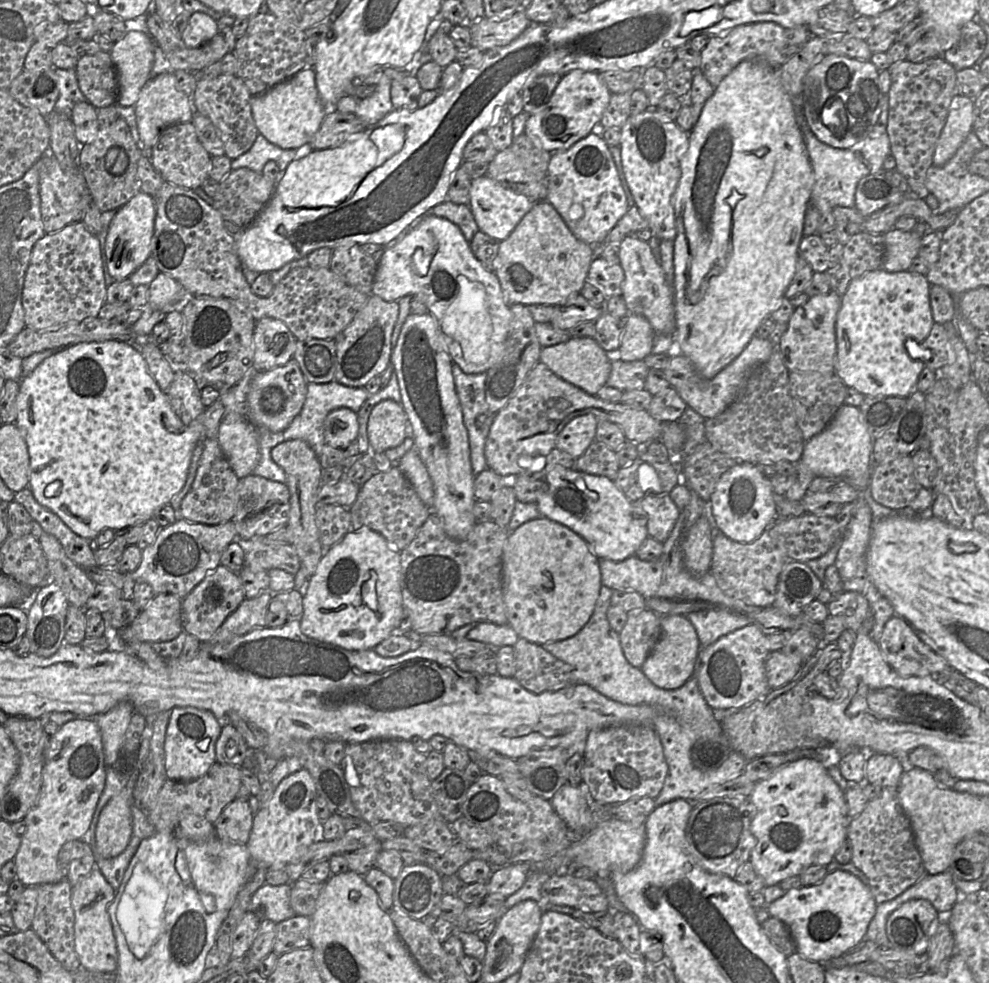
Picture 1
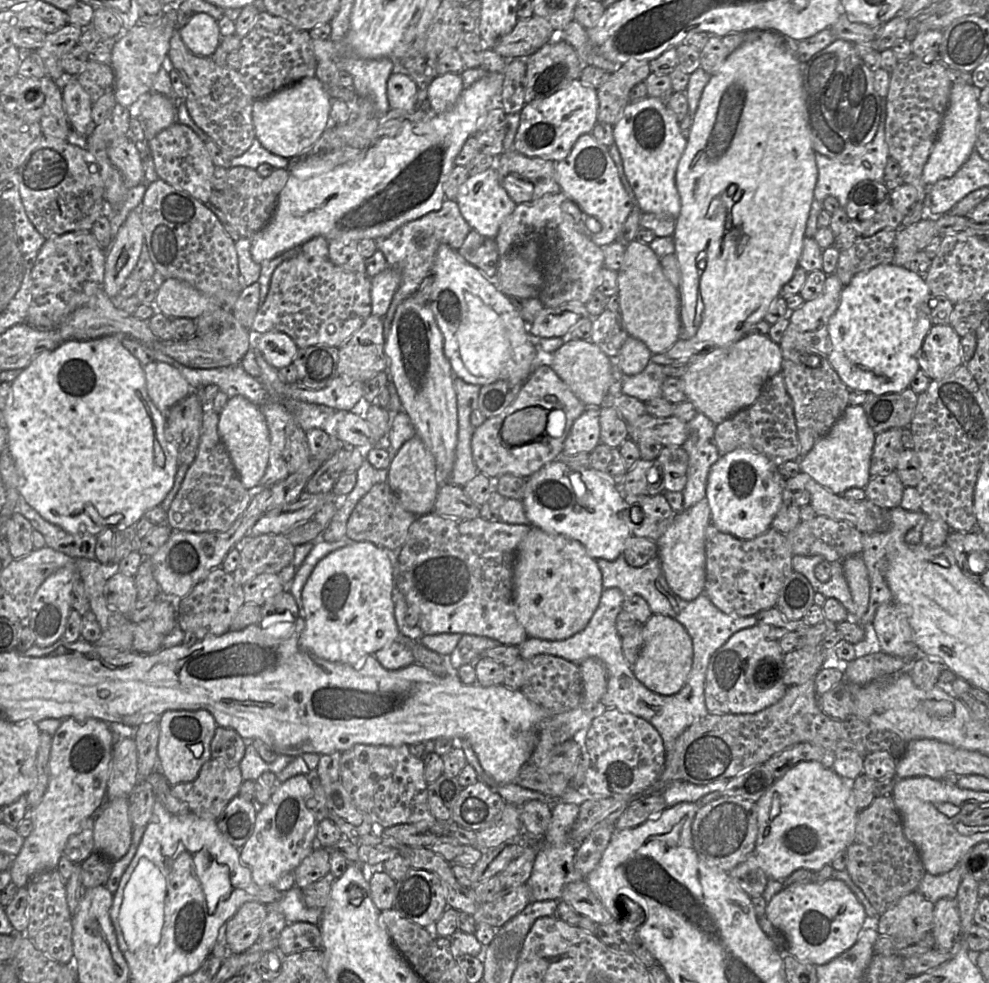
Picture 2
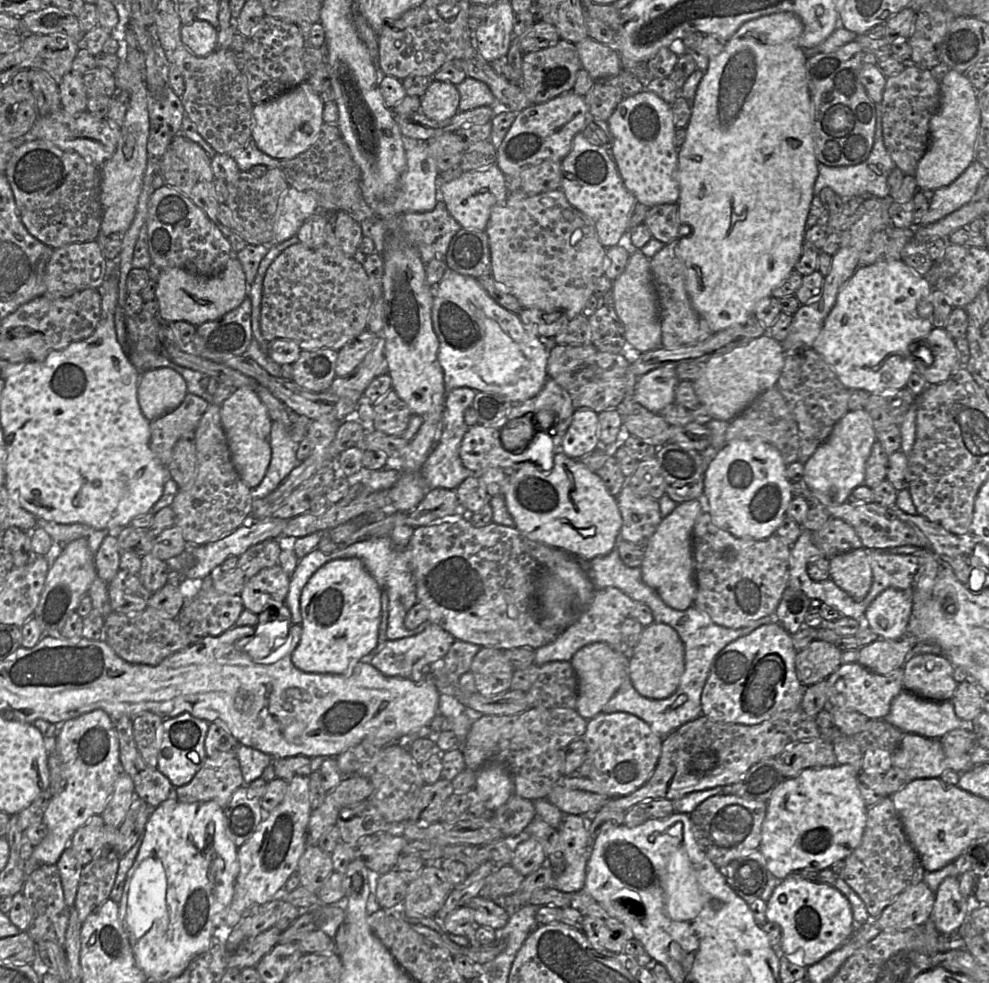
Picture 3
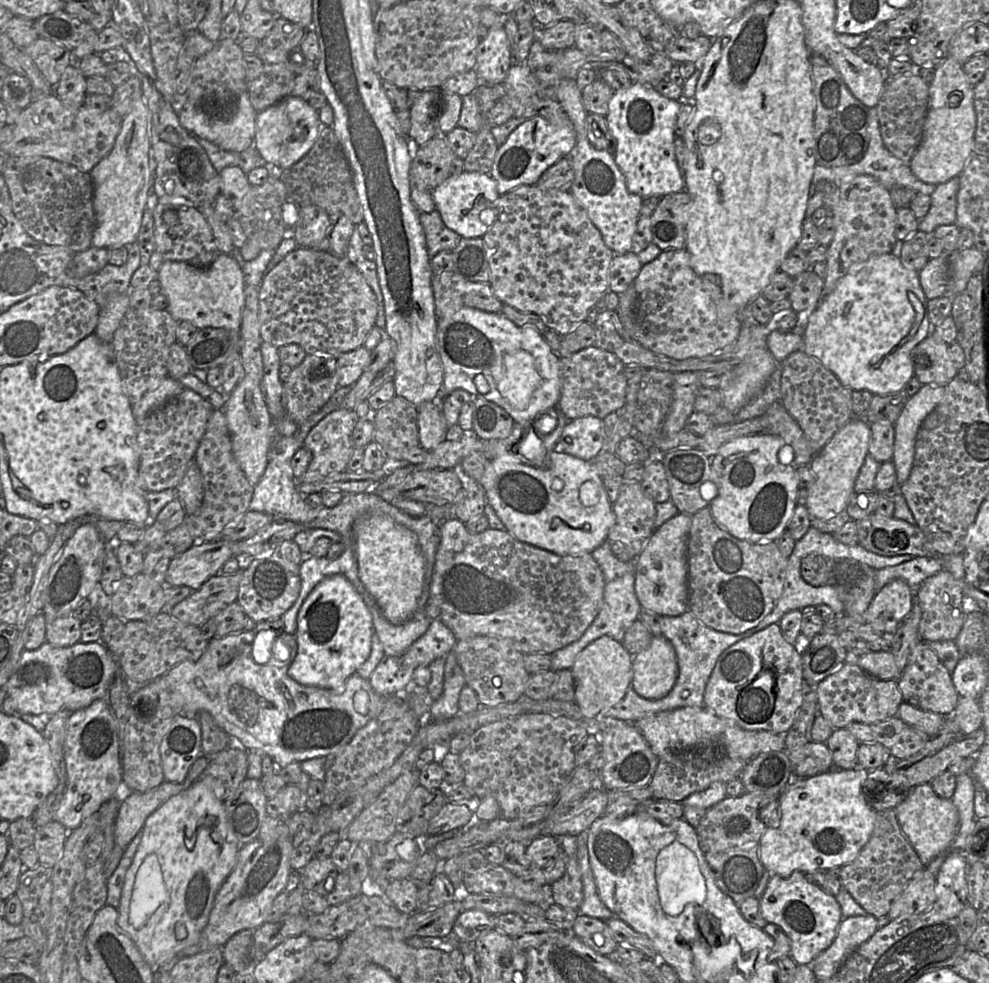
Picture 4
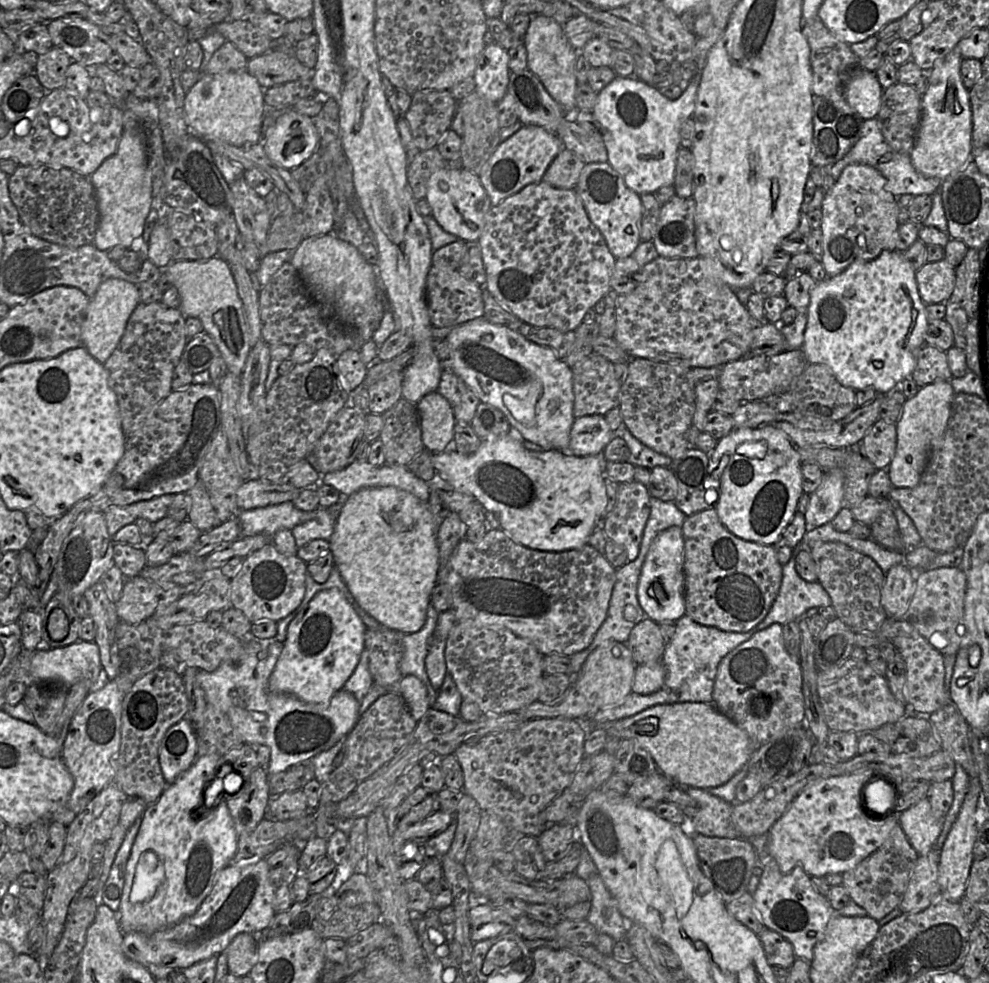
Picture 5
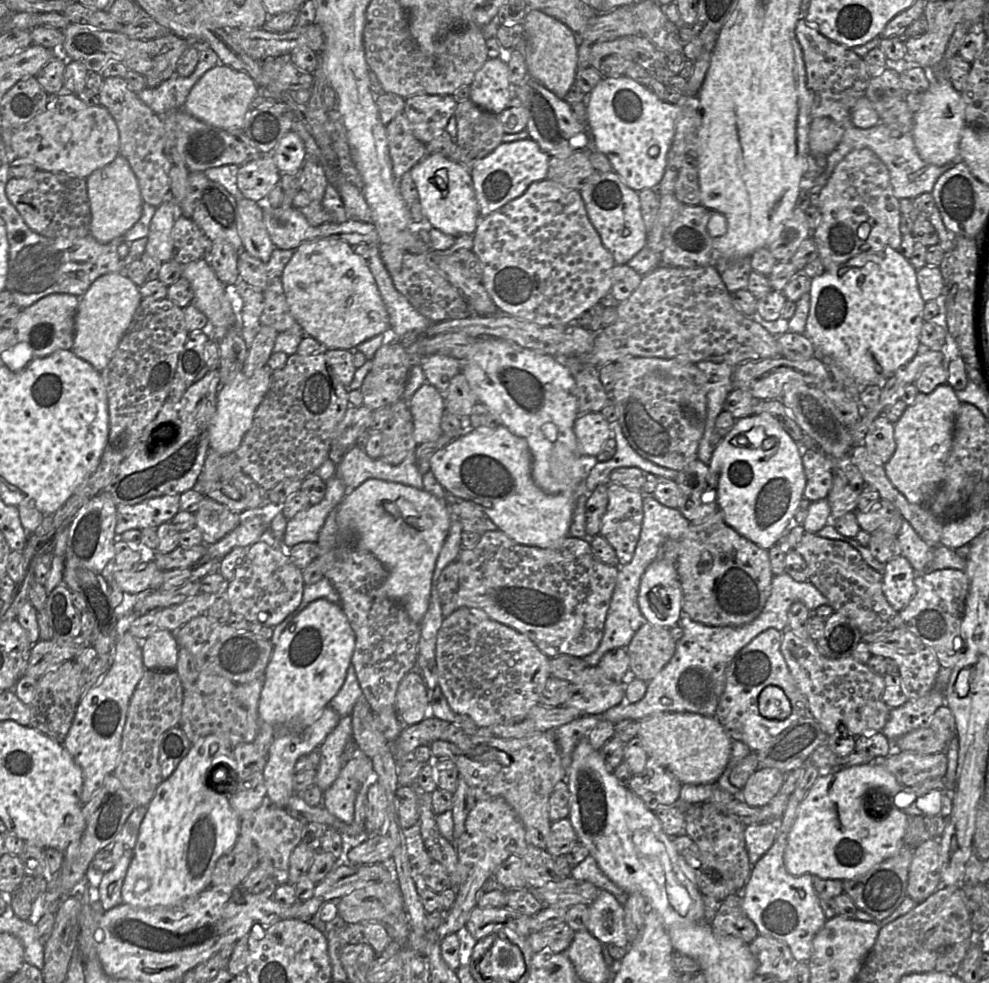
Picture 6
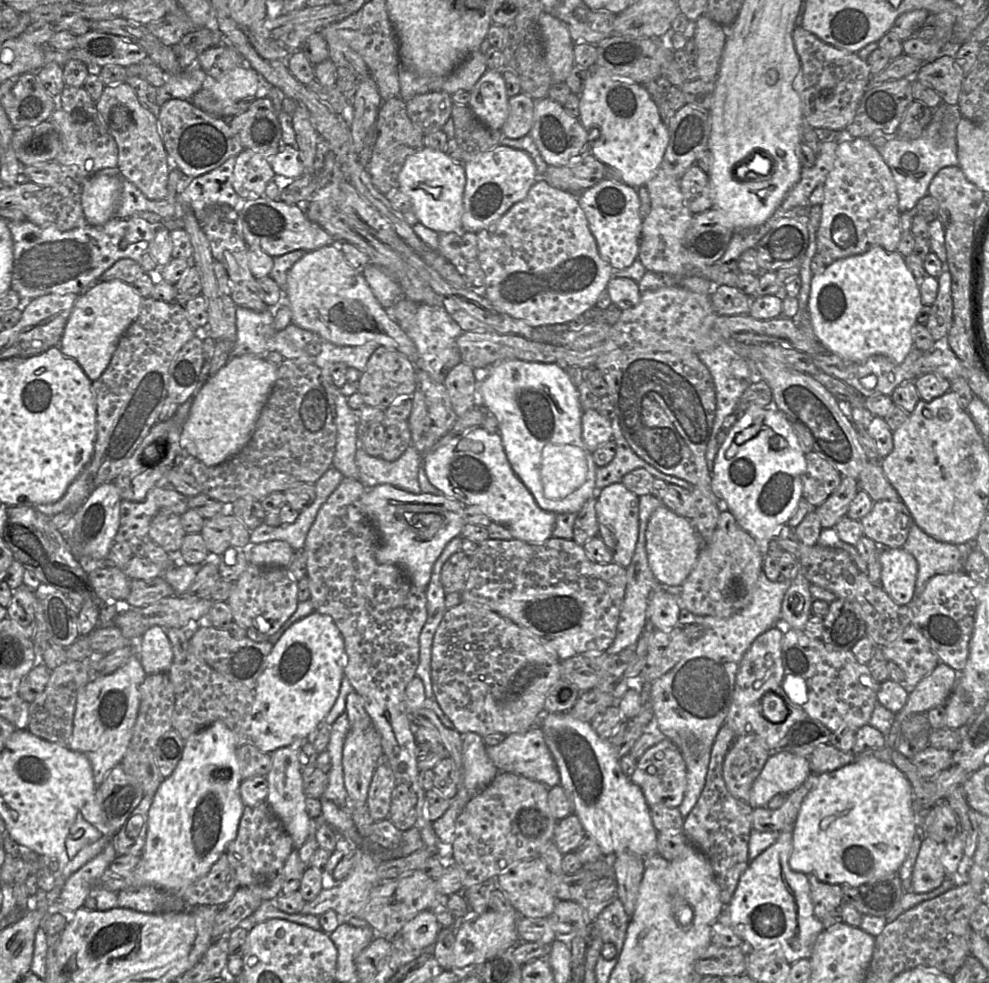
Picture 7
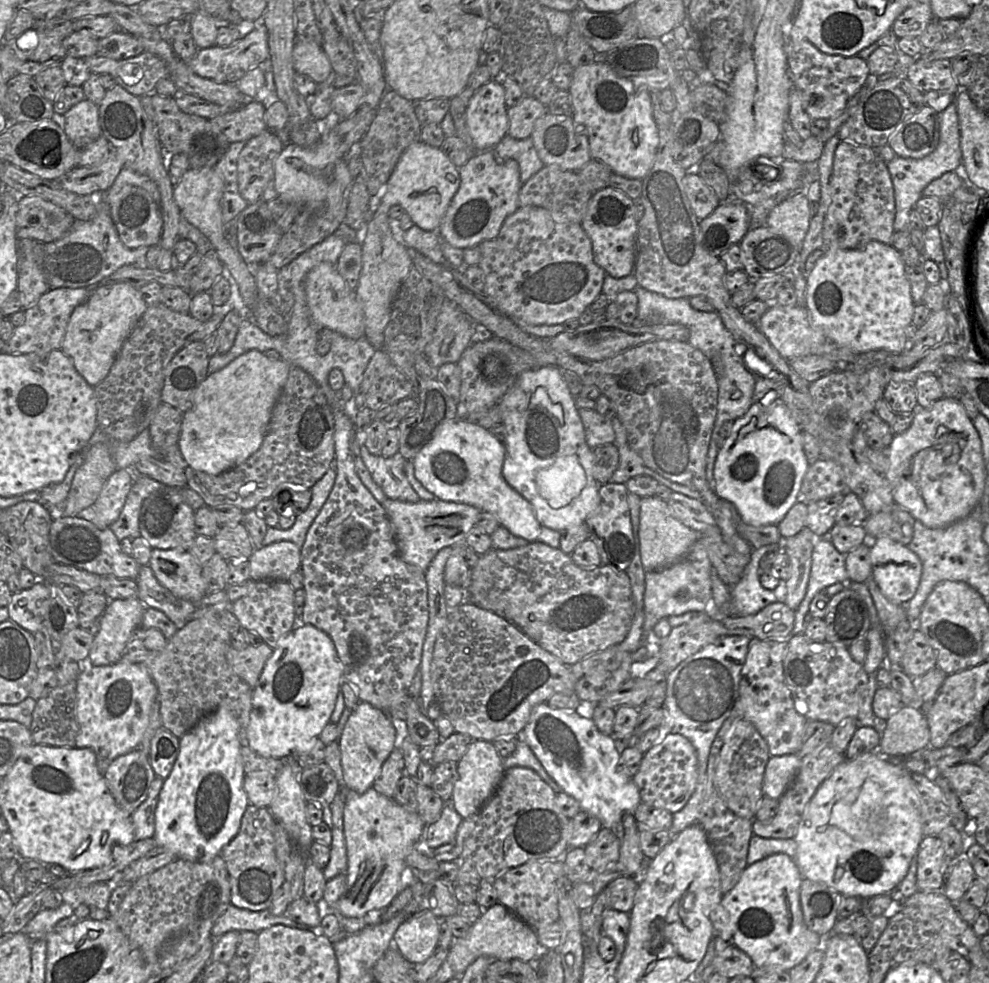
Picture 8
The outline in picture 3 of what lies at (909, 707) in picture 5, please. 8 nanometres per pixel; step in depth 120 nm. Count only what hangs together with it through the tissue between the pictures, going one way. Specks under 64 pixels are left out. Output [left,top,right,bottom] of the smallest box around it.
[903,654,958,701]

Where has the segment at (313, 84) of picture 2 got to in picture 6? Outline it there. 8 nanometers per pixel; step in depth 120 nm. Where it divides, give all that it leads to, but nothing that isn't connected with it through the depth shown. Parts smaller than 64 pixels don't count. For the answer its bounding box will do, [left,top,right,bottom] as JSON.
[271,131,307,173]

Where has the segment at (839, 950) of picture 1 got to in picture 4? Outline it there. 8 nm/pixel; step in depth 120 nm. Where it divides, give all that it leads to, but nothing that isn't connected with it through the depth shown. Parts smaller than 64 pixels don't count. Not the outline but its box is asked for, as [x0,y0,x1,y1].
[759,871,843,965]

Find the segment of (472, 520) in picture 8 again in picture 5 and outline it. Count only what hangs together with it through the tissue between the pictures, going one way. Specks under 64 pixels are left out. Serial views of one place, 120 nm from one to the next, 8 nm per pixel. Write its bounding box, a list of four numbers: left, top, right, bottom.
[329,486,441,634]

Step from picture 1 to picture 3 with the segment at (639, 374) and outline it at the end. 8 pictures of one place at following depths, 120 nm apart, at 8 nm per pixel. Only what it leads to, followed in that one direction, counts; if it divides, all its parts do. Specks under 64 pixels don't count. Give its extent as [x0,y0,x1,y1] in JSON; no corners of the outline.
[634,366,679,414]

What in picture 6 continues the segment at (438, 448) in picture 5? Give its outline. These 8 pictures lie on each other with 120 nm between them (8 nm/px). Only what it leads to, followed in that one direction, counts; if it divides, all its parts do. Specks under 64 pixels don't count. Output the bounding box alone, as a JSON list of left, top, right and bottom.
[409,383,446,446]

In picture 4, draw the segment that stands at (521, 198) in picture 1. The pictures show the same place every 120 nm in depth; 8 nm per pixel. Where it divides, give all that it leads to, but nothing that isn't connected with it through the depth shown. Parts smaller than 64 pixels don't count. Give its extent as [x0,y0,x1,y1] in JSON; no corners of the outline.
[431,171,501,238]

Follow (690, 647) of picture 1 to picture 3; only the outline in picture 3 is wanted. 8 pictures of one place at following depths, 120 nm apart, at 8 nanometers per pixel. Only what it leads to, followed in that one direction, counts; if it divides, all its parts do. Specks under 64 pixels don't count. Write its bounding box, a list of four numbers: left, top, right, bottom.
[628,622,684,699]

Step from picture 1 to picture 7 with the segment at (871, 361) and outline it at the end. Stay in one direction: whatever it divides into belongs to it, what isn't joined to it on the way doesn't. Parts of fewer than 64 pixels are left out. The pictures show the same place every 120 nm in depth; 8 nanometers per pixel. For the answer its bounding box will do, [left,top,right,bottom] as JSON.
[808,247,921,364]

